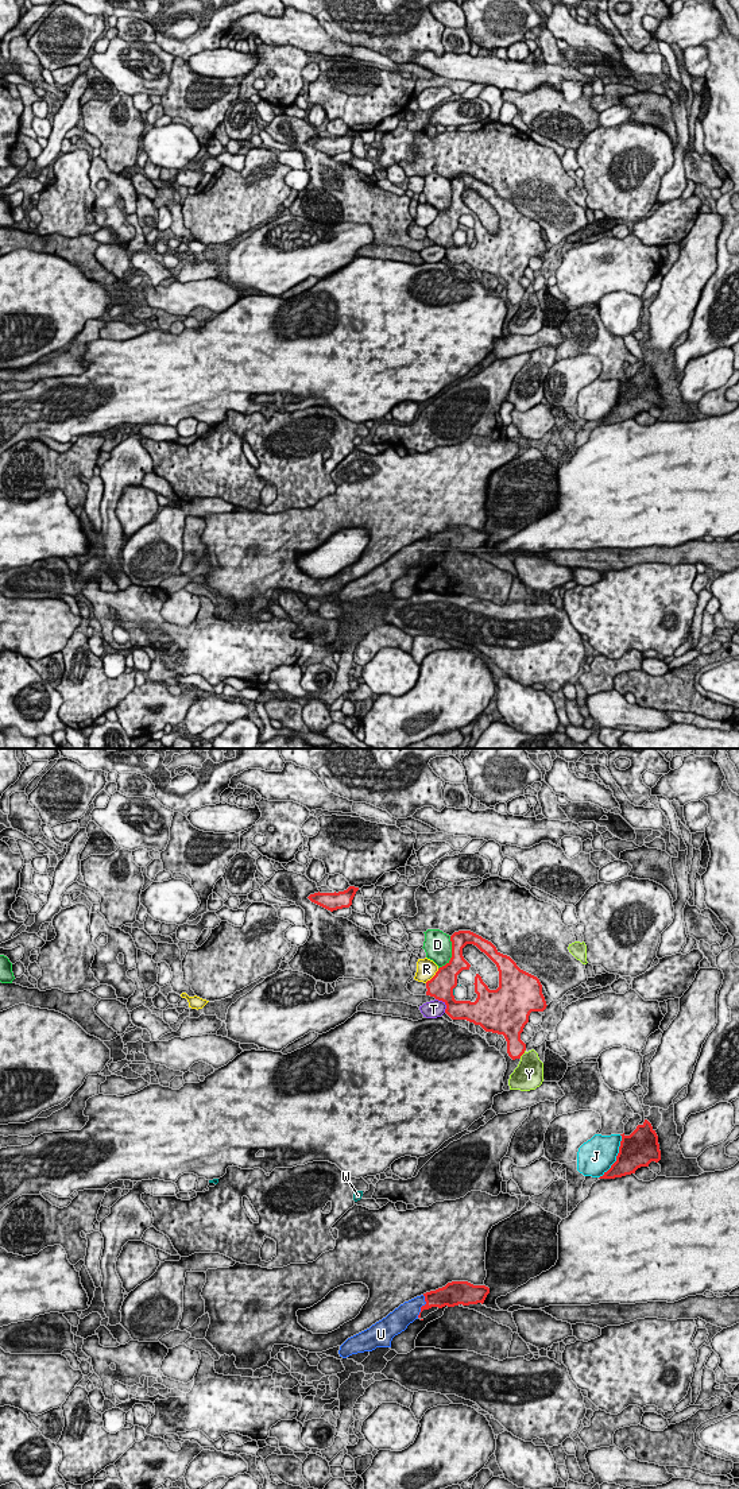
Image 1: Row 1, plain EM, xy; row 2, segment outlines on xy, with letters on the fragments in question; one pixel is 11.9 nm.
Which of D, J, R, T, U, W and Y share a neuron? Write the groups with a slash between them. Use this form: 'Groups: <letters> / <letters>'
Groups: D / J / R / T / U / W / Y

